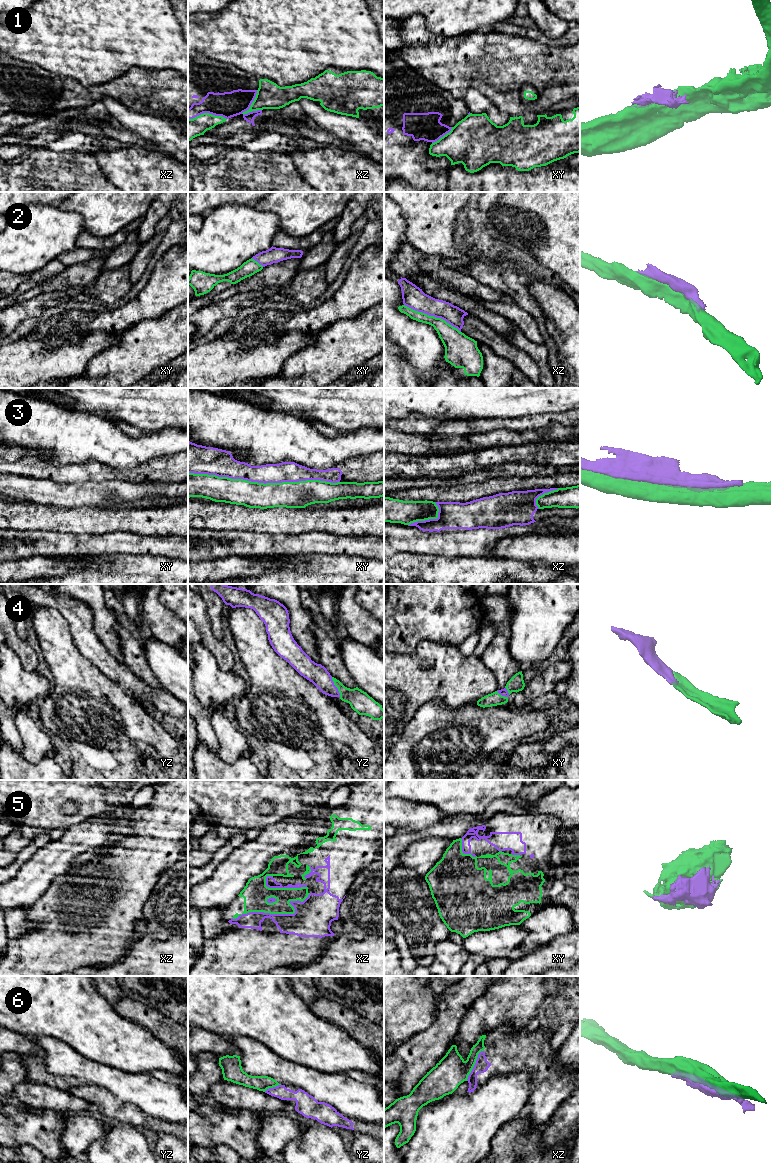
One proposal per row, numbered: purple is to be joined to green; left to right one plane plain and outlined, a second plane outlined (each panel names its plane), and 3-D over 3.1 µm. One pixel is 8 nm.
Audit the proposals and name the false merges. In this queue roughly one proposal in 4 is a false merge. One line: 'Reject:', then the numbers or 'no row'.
Reject: 1, 2, 3, 6

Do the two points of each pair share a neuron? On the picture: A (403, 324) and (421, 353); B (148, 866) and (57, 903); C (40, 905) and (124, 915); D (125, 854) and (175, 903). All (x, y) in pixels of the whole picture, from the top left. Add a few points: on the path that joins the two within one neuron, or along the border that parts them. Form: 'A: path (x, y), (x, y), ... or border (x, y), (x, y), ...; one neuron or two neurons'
A: path (408, 331), (421, 346); one neuron
B: path (125, 889), (111, 903), (80, 903); one neuron
C: path (61, 927), (70, 937), (90, 938), (102, 927); one neuron
D: border (171, 866), (162, 875), (149, 894); two neurons

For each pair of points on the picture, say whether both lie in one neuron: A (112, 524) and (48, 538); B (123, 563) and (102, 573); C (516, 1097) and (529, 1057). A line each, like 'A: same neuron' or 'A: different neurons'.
A: different neurons
B: same neuron
C: different neurons

